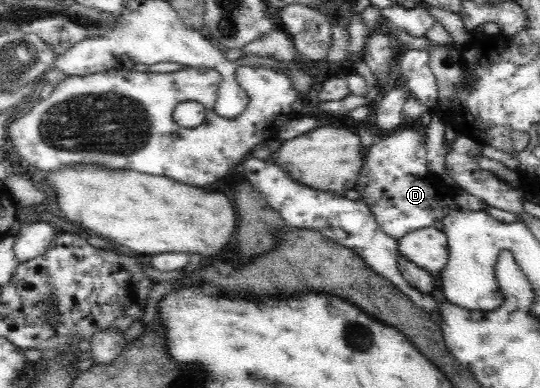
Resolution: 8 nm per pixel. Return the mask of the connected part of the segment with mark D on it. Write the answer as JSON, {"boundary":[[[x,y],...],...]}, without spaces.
{"boundary":[[[396,129],[387,138],[377,141],[370,147],[370,151],[363,163],[362,170],[356,178],[353,190],[368,205],[378,225],[386,235],[400,239],[409,231],[432,227],[436,221],[443,221],[454,211],[462,208],[456,203],[459,190],[456,186],[449,187],[439,177],[436,177],[428,168],[426,137],[424,133],[412,129]]]}

